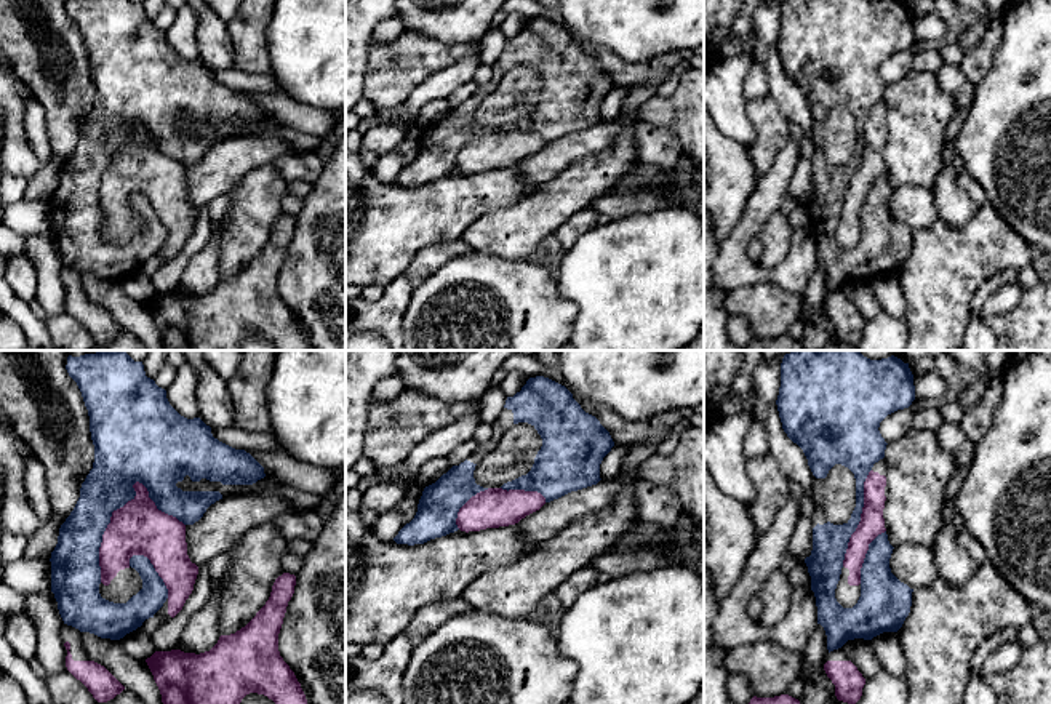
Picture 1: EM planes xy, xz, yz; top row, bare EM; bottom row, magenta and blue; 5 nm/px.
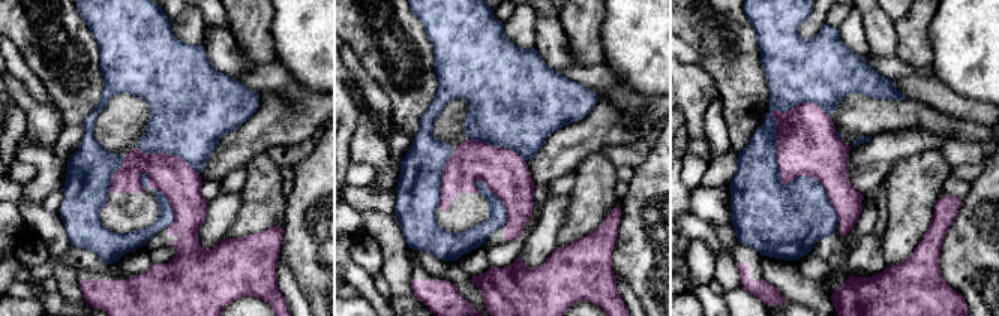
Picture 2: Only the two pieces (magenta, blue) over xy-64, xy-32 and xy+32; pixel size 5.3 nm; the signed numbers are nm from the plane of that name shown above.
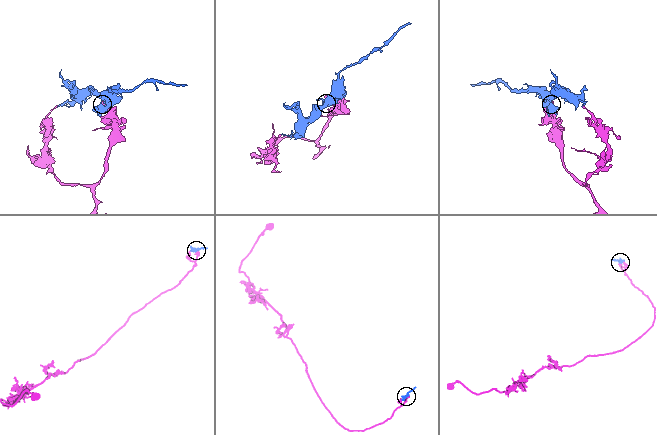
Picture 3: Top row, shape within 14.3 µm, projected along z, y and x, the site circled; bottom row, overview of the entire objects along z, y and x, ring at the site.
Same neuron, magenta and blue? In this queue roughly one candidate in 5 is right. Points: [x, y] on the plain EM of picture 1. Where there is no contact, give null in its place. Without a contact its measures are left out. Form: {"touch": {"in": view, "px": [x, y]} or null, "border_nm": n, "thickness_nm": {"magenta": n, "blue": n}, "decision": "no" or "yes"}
{"touch": {"in": "xy", "px": [106, 170]}, "border_nm": 550, "thickness_nm": {"magenta": 280, "blue": 240}, "decision": "no"}

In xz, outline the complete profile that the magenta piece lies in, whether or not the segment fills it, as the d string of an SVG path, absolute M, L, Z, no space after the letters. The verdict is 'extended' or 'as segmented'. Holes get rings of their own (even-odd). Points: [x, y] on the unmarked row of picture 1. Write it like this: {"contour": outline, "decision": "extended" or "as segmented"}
{"contour": "M488 130L472 138L458 154L461 173L480 173L518 165L539 152L545 139L537 133Z", "decision": "as segmented"}

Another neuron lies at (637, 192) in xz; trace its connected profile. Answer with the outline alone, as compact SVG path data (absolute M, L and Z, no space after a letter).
M637 163L613 189L592 198L587 206L595 210L603 221L677 206L661 187L673 178L675 171Z

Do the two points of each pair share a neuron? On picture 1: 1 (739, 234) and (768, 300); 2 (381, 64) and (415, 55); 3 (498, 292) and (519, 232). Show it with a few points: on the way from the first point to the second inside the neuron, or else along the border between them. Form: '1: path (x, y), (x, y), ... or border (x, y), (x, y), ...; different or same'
1: border (728, 292), (738, 287), (773, 282), (795, 295); different
2: path (389, 64), (407, 61); same
3: border (474, 248), (512, 260), (527, 260); different

